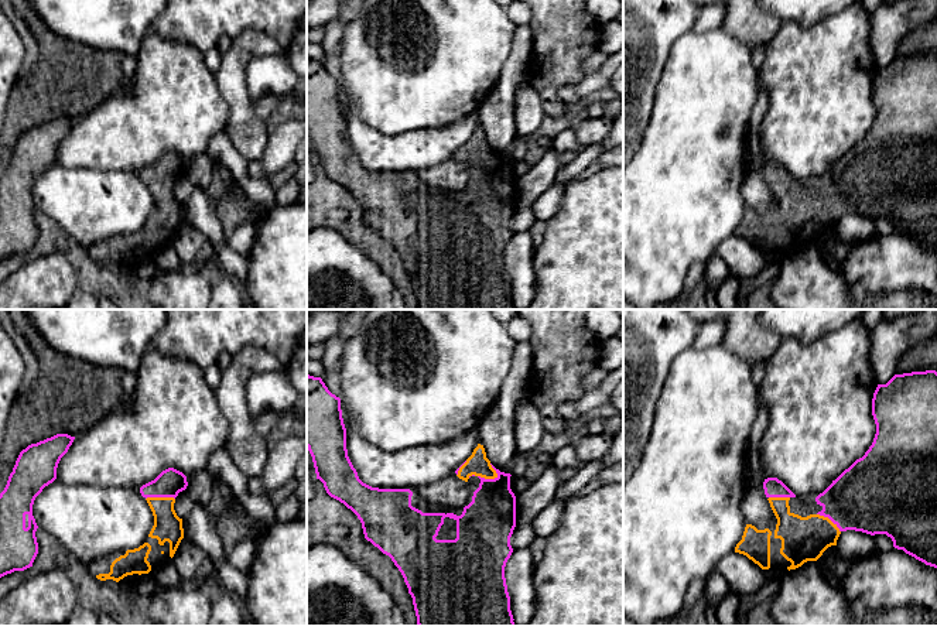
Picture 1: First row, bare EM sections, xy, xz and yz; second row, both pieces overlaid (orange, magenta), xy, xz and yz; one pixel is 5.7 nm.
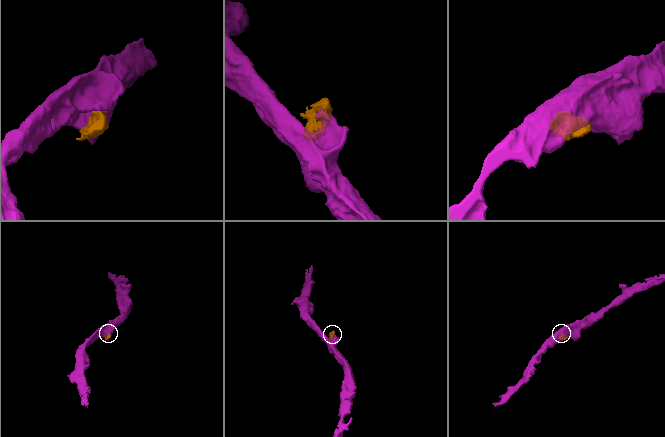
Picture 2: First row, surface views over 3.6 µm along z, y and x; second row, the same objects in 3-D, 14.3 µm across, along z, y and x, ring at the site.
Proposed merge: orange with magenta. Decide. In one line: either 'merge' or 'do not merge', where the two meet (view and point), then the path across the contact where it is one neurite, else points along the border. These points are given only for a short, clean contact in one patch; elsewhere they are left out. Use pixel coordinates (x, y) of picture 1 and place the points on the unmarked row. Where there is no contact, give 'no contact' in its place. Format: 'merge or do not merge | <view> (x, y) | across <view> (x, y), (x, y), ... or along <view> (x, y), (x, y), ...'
merge | xz (488, 161)

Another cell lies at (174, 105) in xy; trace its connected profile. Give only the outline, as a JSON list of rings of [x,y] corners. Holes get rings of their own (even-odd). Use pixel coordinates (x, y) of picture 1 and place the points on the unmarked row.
[[[148,28],[136,59],[130,92],[117,89],[95,110],[79,117],[58,147],[57,164],[140,172],[168,151],[185,160],[205,154],[209,140],[225,130],[229,107],[204,52],[191,44],[165,40]]]

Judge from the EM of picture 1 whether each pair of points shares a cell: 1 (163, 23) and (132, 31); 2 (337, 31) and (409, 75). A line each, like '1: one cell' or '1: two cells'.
1: two cells
2: two cells

